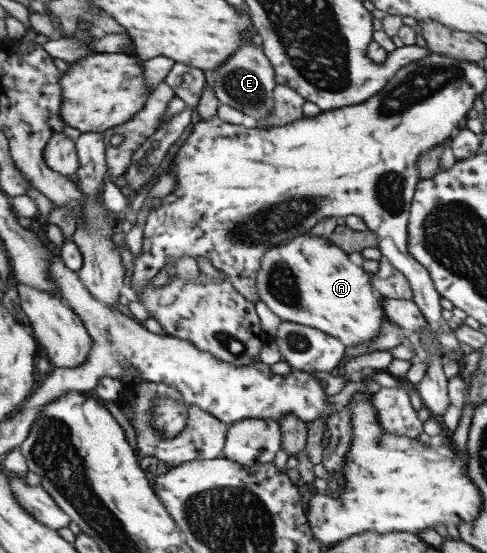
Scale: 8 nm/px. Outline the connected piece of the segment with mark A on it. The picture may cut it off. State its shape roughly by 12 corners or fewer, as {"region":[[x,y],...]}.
{"region":[[331,238],[270,248],[260,298],[281,320],[378,340],[372,275]]}

